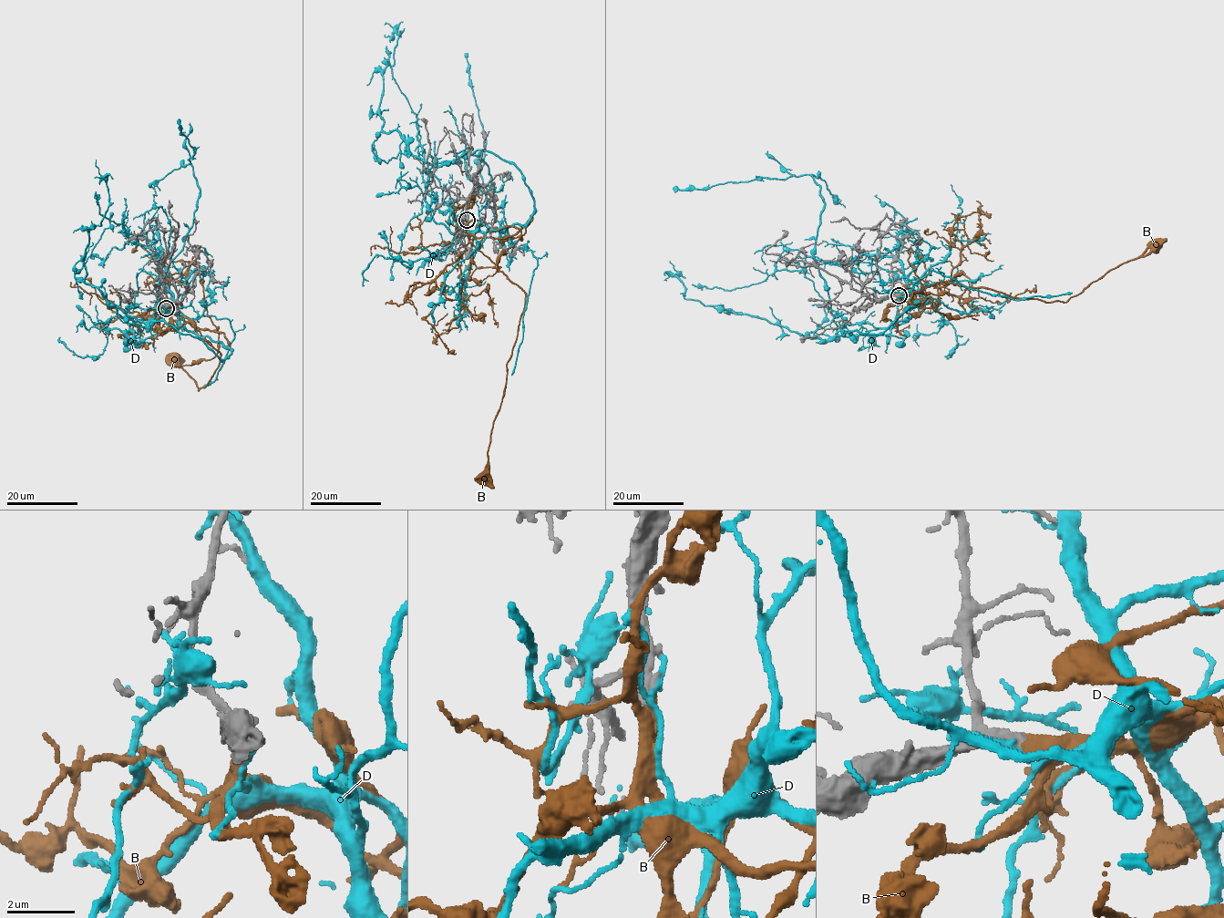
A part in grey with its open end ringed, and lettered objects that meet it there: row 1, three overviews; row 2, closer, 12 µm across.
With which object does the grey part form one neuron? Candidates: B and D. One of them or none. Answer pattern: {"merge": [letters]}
{"merge": ["B"]}

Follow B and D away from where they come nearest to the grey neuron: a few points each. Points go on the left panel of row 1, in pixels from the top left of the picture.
B: (167, 307), (167, 314), (190, 319), (220, 353), (210, 381), (198, 390), (196, 381), (171, 359)
D: (167, 308), (231, 354), (221, 359), (179, 333), (156, 296), (200, 190), (189, 159), (195, 148), (178, 119)

